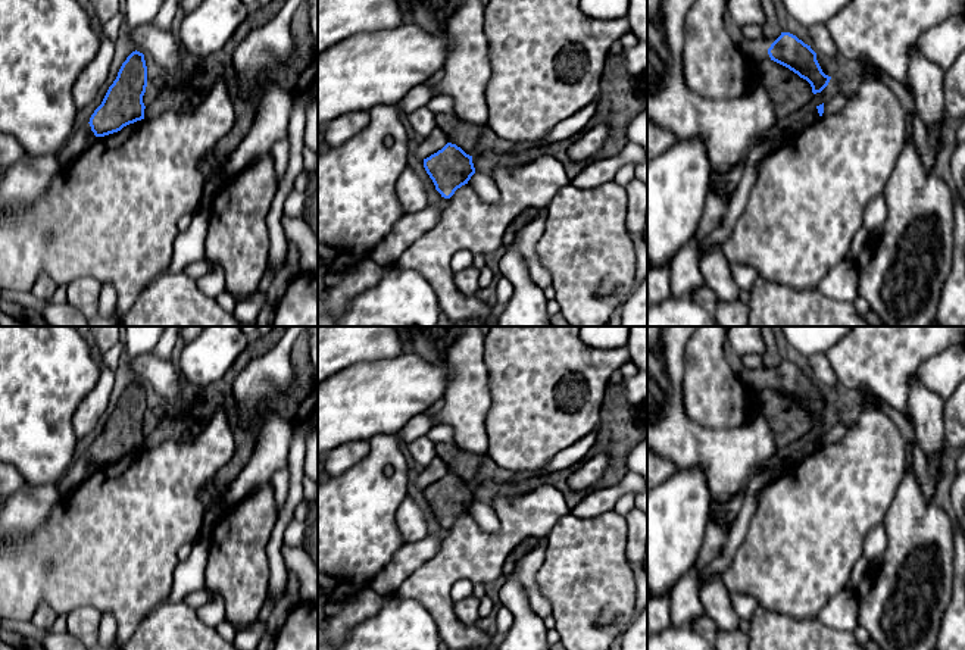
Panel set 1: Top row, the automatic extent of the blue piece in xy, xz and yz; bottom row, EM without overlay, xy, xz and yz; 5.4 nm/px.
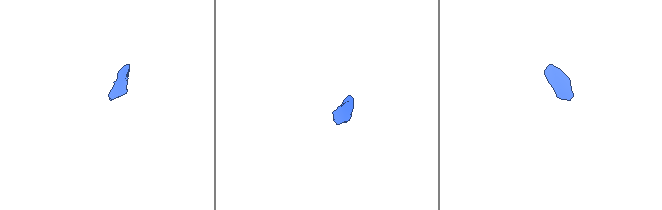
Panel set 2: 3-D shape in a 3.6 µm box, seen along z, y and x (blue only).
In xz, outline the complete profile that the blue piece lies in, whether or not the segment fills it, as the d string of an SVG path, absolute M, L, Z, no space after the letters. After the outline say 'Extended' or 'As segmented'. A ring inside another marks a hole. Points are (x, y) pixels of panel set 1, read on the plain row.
M452 472L424 488L424 497L444 528L450 528L475 503L472 485Z. As segmented

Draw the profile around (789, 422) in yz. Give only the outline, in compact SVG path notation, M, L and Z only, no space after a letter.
M774 390L761 393L759 410L771 426L777 449L809 437L813 426L806 409Z

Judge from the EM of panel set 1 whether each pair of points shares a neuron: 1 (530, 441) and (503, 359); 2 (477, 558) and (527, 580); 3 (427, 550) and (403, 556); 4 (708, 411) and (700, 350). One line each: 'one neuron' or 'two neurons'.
1: one neuron
2: two neurons
3: one neuron
4: one neuron

